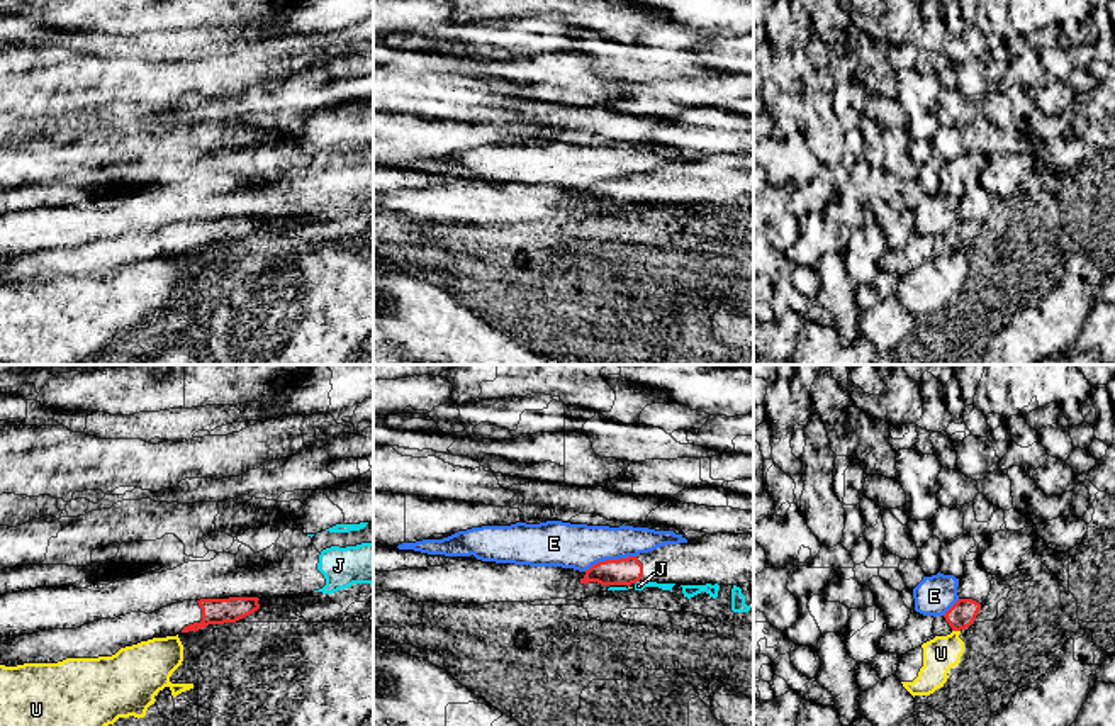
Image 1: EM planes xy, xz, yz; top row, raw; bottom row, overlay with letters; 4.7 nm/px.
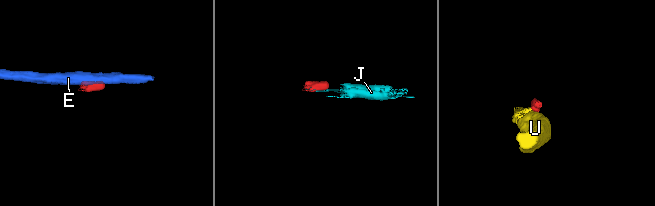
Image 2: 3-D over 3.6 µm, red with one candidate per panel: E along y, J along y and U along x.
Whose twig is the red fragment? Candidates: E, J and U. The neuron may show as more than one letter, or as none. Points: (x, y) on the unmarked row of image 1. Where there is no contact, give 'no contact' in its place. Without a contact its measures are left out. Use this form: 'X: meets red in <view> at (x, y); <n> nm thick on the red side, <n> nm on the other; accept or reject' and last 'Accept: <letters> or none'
E: meets red in xz at (610, 180); 130 nm thick on the red side, 220 nm on the other; reject
J: meets red in xz at (637, 201); 130 nm thick on the red side, 50 nm on the other; reject
U: meets red in yz at (956, 250); 120 nm thick on the red side, 160 nm on the other; reject
Accept: none

